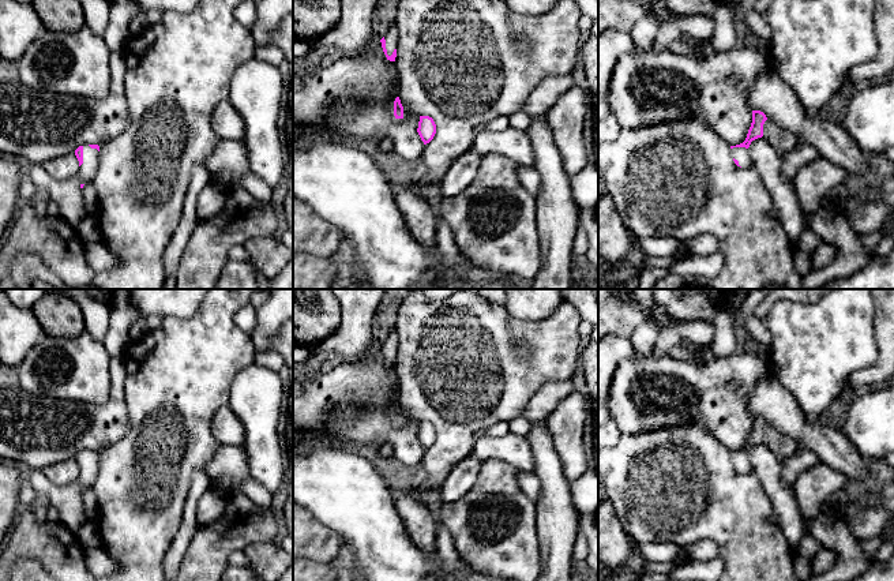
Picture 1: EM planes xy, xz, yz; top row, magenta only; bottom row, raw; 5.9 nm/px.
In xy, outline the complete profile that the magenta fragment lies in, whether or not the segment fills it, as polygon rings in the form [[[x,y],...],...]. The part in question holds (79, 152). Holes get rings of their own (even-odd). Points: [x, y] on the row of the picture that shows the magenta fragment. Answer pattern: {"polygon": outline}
{"polygon": [[[84,145],[79,146],[75,150],[75,155],[79,161],[79,172],[76,177],[80,181],[80,188],[83,185],[93,180],[97,170],[98,170],[98,162],[99,162],[99,146],[98,145]]]}

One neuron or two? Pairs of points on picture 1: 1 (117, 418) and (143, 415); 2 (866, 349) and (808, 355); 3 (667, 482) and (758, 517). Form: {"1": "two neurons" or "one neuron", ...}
{"1": "two neurons", "2": "one neuron", "3": "one neuron"}

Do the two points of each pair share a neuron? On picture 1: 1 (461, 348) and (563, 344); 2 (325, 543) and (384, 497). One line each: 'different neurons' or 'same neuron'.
1: same neuron
2: different neurons

